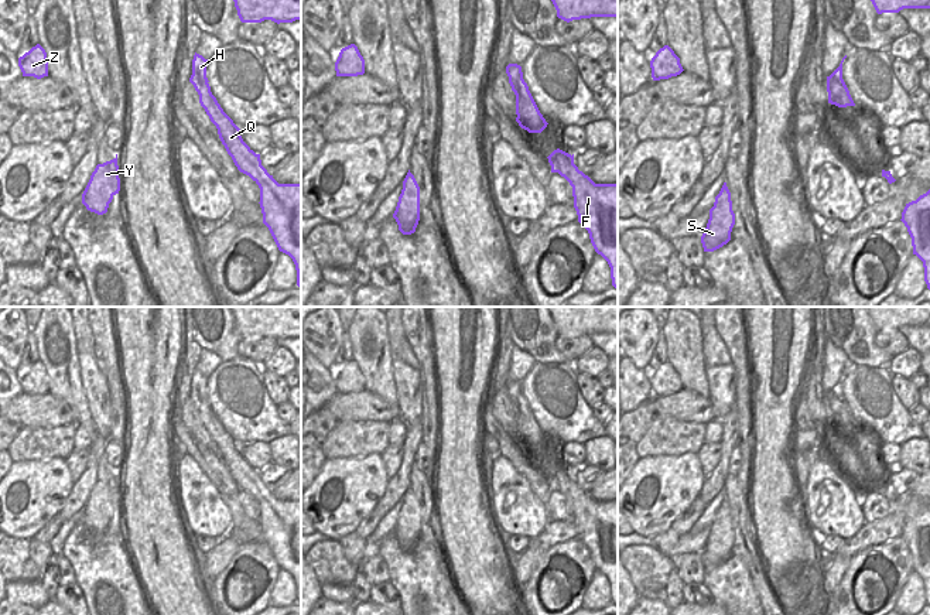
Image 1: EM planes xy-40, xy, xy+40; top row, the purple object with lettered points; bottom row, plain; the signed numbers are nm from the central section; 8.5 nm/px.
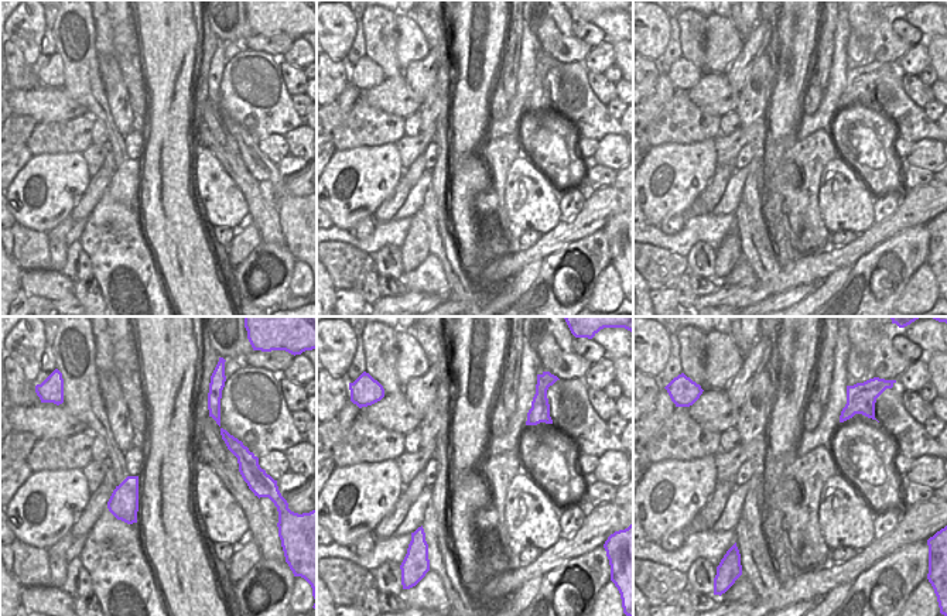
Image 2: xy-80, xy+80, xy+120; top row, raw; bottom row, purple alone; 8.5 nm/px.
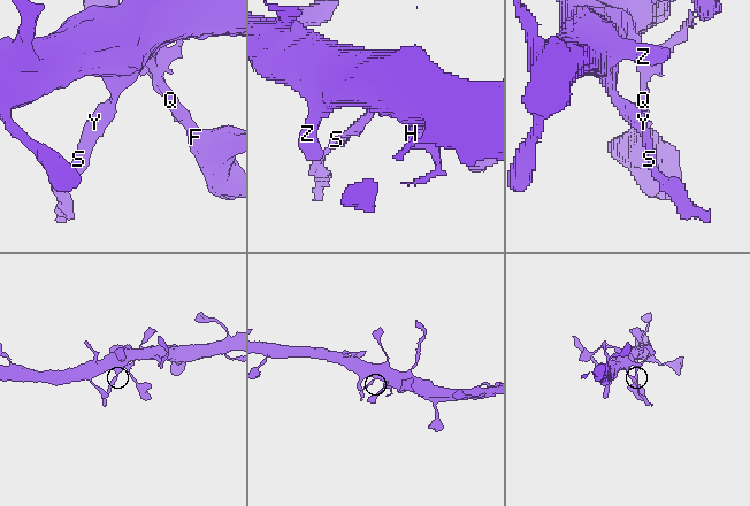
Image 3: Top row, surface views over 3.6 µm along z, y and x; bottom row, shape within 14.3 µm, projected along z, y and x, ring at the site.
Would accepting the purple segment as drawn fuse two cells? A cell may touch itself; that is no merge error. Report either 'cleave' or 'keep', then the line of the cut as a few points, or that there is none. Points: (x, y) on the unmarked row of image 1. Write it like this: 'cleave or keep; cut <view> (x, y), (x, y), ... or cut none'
cleave; cut xy (525, 399), (515, 409)

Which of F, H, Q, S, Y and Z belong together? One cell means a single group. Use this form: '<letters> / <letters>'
F Q / H S Y Z

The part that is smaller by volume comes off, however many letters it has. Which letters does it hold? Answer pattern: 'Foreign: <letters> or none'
Foreign: F, Q

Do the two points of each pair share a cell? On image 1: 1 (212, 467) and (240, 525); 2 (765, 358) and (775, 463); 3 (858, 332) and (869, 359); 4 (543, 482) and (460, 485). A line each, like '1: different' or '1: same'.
1: same
2: same
3: same
4: different

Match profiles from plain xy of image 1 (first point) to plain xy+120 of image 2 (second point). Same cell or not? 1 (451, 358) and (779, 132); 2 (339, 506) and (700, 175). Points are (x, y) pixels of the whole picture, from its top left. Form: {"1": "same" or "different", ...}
{"1": "same", "2": "same"}

